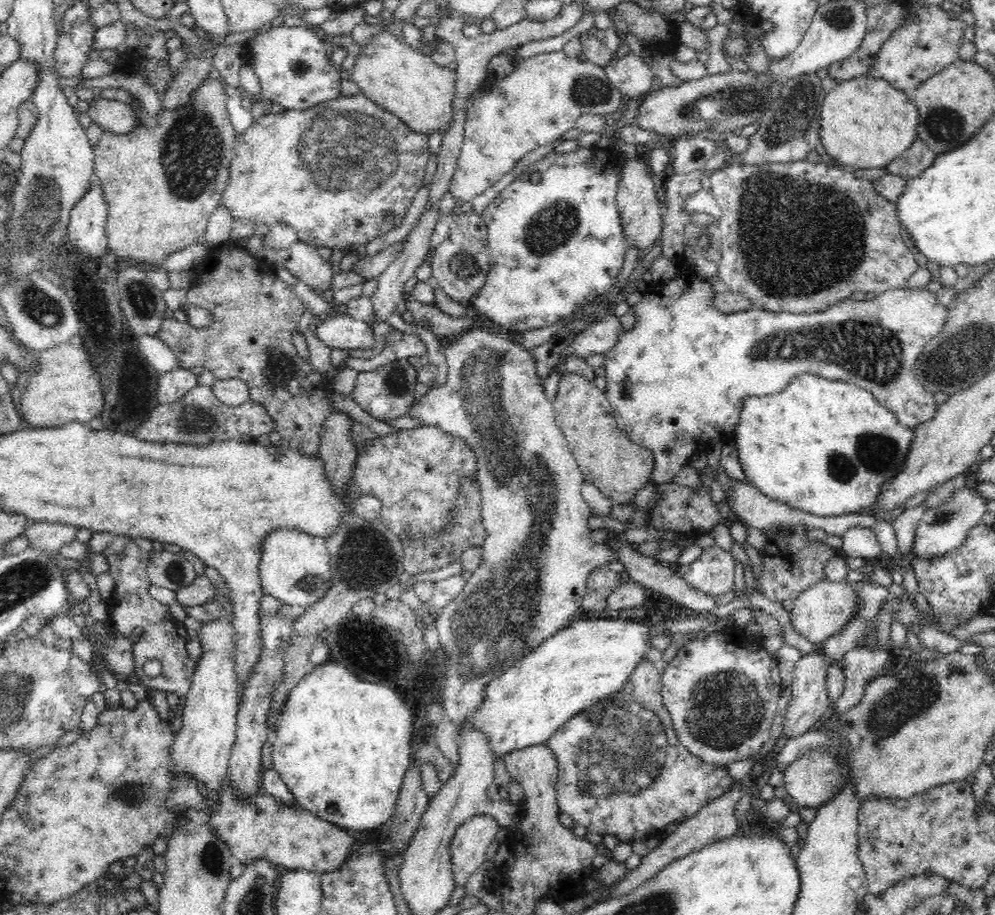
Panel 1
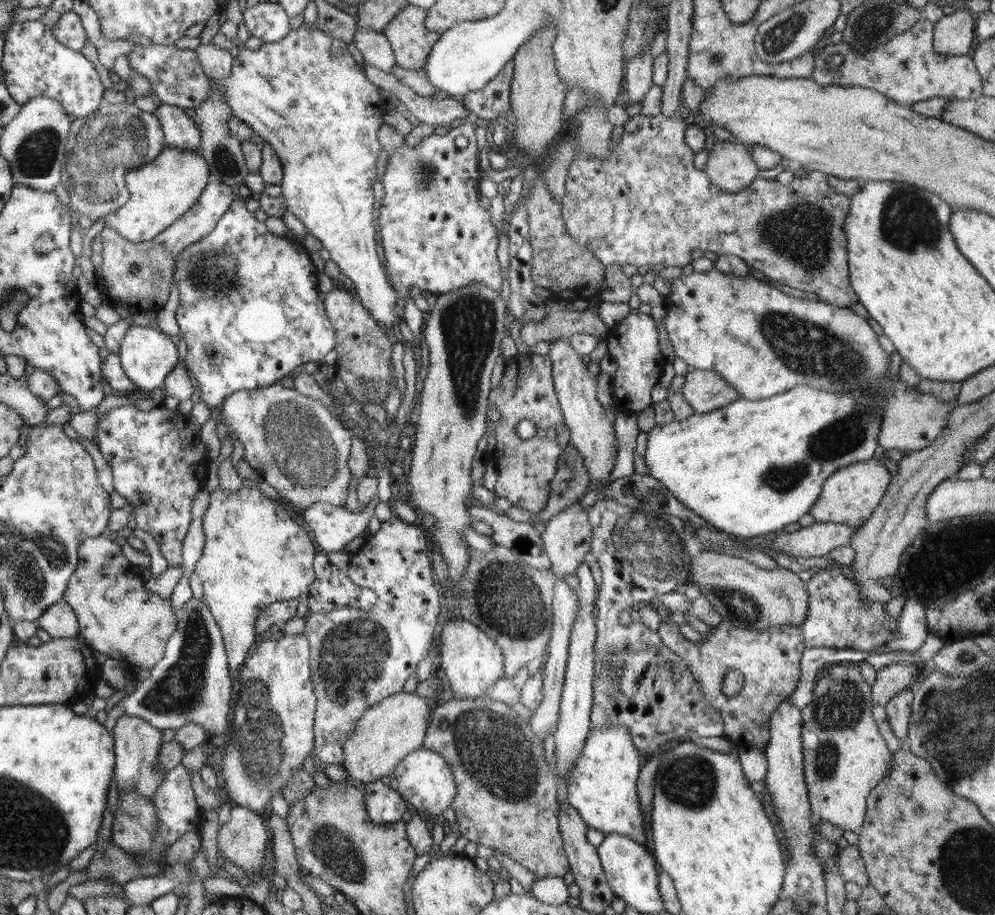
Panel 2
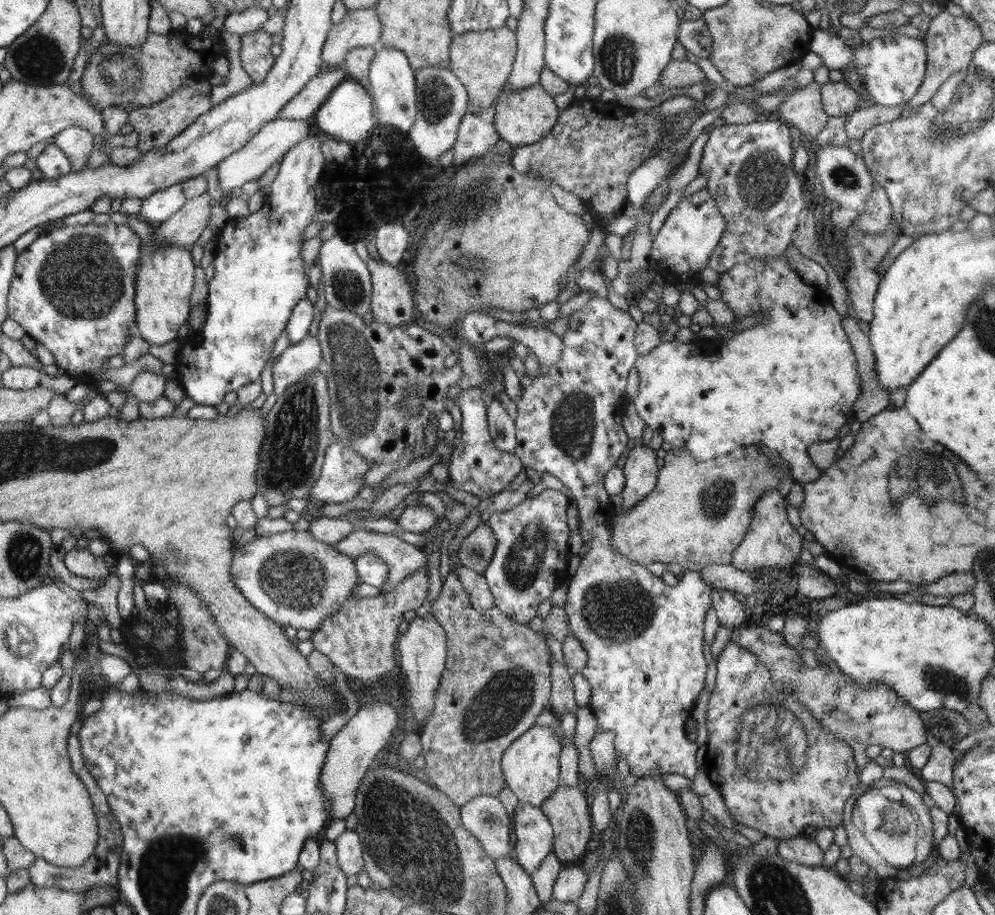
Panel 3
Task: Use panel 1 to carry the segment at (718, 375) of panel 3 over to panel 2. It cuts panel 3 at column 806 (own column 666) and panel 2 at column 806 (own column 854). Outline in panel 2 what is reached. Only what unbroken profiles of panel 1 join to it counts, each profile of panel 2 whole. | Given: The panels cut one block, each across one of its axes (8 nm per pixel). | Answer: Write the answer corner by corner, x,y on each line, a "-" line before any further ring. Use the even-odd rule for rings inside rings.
716,268
705,272
693,271
687,276
682,274
671,281
670,290
664,327
676,357
697,370
710,370
722,376
738,391
740,398
749,401
770,398
800,385
814,386
826,392
887,388
891,393
883,408
884,422
879,445
885,450
901,450
905,455
930,446
946,429
946,421
956,400
952,403
941,401
932,393
908,387
903,380
891,381
887,377
890,355
880,347
879,336
867,320
849,307
794,298
752,274
737,277

